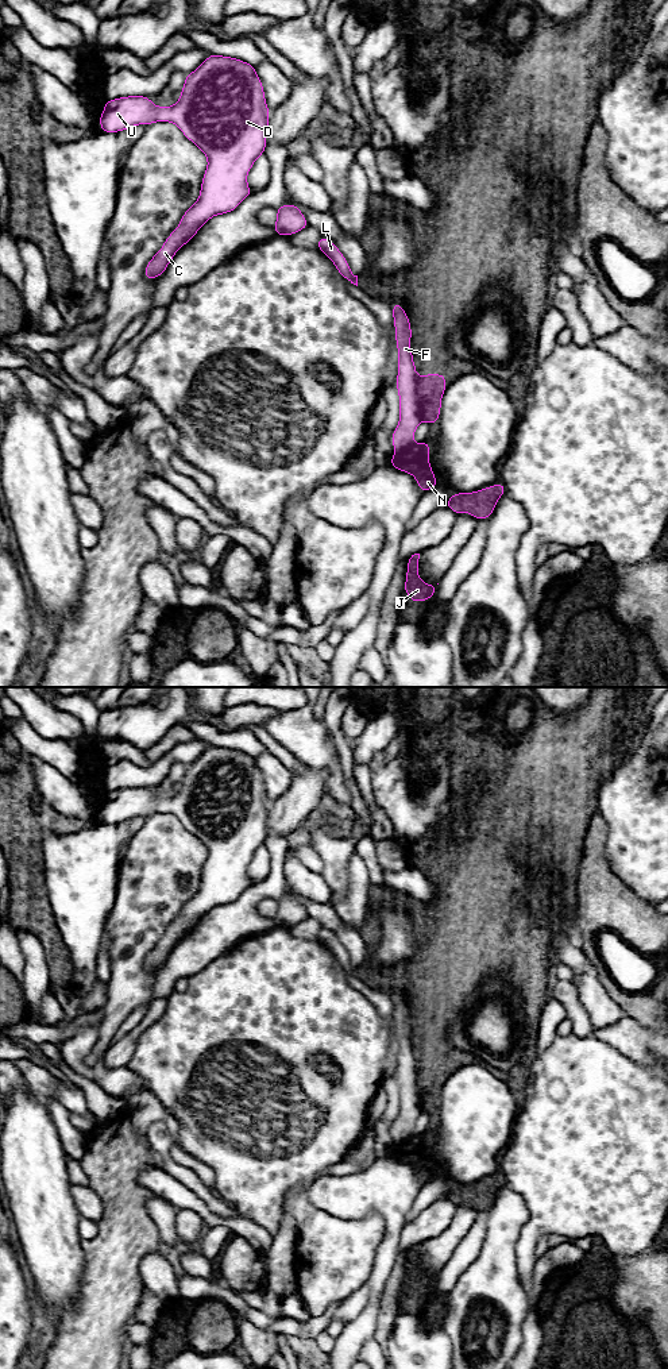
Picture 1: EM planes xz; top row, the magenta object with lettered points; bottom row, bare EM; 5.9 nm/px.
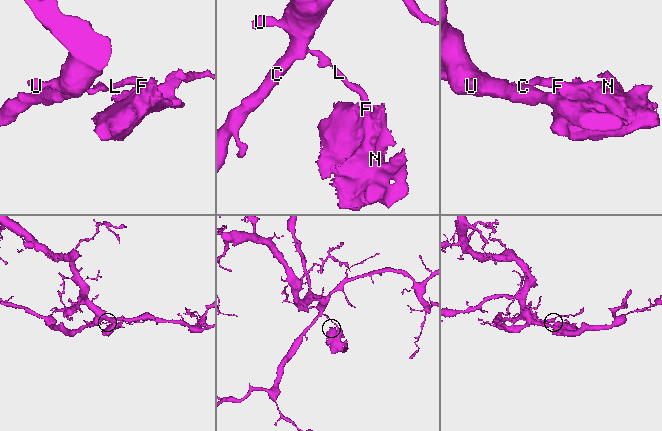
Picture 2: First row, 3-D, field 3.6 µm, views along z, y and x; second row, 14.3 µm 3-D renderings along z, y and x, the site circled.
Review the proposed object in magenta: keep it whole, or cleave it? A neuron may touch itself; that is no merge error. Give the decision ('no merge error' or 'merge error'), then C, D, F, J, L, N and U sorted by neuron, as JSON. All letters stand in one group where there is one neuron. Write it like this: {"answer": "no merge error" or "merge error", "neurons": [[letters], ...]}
{"answer": "merge error", "neurons": [["C", "D", "F", "L", "U"], ["J", "N"]]}

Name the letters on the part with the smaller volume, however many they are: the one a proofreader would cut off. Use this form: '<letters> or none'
J, N

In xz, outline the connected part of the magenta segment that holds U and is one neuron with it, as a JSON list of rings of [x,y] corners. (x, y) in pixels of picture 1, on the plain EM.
[[[209,748],[185,768],[179,791],[171,798],[157,798],[147,787],[127,787],[108,791],[99,810],[107,825],[115,825],[138,815],[170,813],[193,833],[206,848],[208,857],[202,867],[197,892],[185,902],[178,918],[167,928],[162,940],[144,960],[147,971],[162,967],[175,944],[185,937],[213,907],[232,903],[252,886],[247,865],[267,837],[269,798],[263,775],[255,757],[233,748]]]

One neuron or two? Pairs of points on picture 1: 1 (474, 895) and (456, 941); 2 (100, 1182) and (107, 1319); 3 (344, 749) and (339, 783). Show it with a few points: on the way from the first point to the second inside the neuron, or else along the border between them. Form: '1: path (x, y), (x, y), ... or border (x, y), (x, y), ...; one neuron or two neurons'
1: path (474, 906), (474, 924), (467, 930); one neuron
2: path (114, 1215), (111, 1285); one neuron
3: border (334, 740), (350, 802); two neurons

